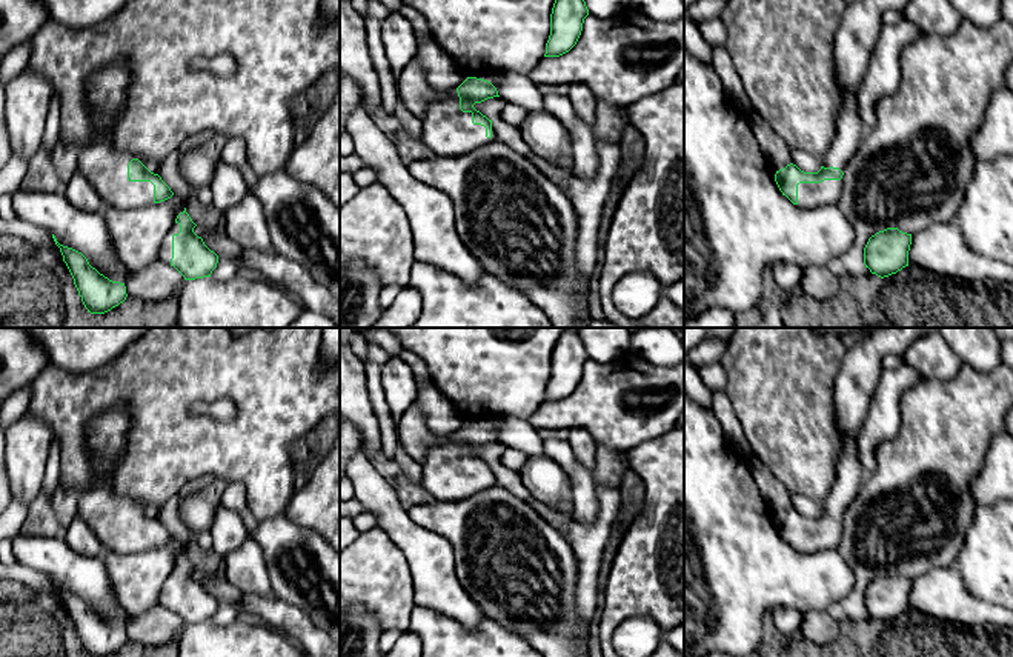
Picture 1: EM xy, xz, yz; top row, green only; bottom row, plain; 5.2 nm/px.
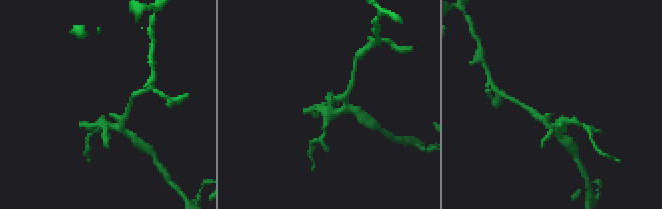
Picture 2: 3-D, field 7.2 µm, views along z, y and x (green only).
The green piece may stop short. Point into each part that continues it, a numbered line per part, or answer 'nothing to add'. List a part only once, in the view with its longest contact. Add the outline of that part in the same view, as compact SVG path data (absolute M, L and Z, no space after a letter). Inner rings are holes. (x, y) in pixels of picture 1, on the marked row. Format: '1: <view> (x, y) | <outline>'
1: xy (105, 166) | M123 58L89 75L88 105L94 115L94 138L77 152L77 160L81 165L81 175L100 195L105 205L117 209L137 209L154 203L154 185L151 182L128 180L129 162L138 158L146 166L148 160L143 155L117 149L109 138L109 129L125 106L129 83L131 71Z

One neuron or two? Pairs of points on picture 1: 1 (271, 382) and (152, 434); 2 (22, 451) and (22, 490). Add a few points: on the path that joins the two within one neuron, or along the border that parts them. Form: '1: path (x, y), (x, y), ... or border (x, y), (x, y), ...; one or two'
1: path (240, 382), (202, 382), (180, 403); one
2: path (22, 460), (22, 480); one

